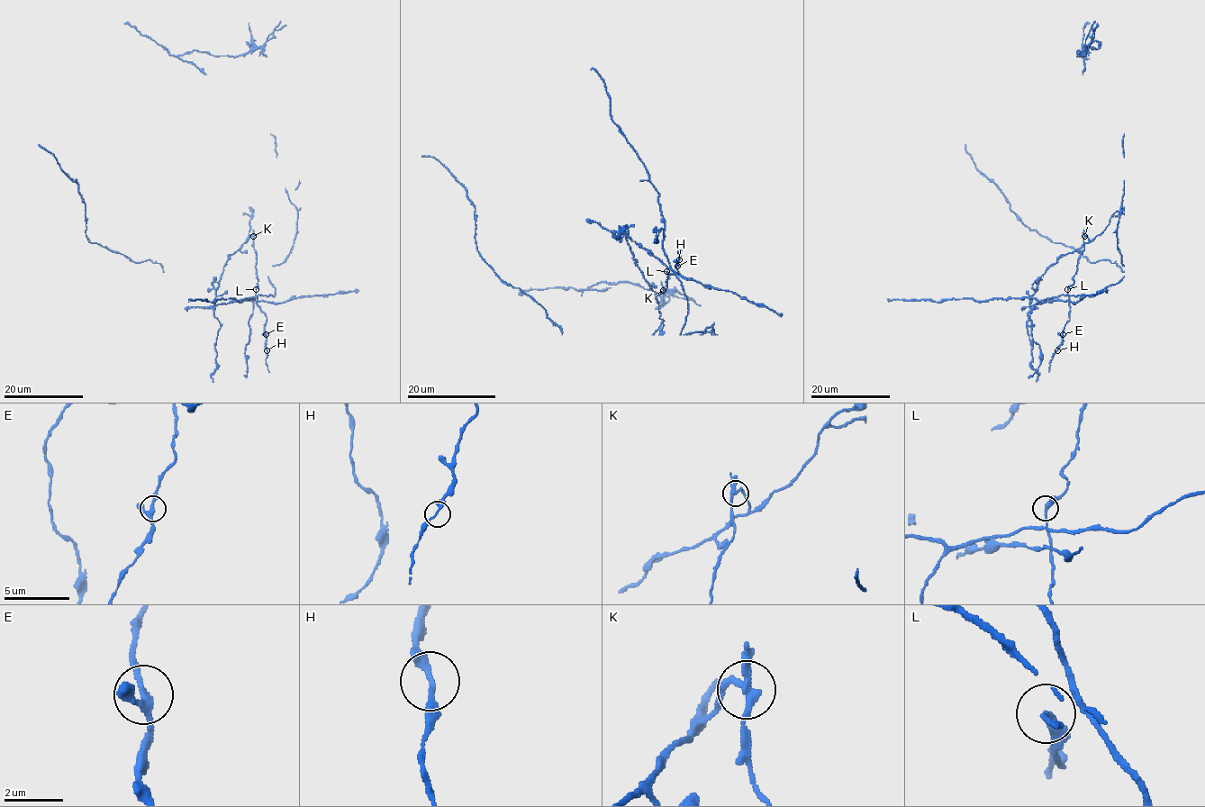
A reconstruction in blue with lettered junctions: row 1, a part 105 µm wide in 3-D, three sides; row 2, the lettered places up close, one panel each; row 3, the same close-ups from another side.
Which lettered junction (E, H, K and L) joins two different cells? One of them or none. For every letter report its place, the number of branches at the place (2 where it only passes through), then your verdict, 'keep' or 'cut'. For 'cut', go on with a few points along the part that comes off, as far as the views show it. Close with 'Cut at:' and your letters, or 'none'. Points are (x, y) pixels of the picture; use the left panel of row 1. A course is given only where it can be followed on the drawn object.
E: at (266, 334); 3 branches meet; keep
H: at (267, 350); 2 branches meet; keep
K: at (253, 236); 3 branches meet; cut
L: at (256, 289); 2 branches meet; keep
Cut at: K

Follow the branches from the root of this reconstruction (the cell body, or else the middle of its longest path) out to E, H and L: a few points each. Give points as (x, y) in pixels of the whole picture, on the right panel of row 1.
E: (1072, 295), (1030, 304), (1032, 285), (1061, 256), (1087, 242), (1086, 235), (1067, 290), (1070, 321), (1063, 334)
H: (1072, 295), (1030, 304), (1032, 285), (1061, 256), (1087, 242), (1086, 235), (1067, 290), (1070, 321), (1057, 350)
L: (1072, 295), (1030, 304), (1032, 285), (1061, 256), (1087, 242), (1086, 235), (1067, 289)

